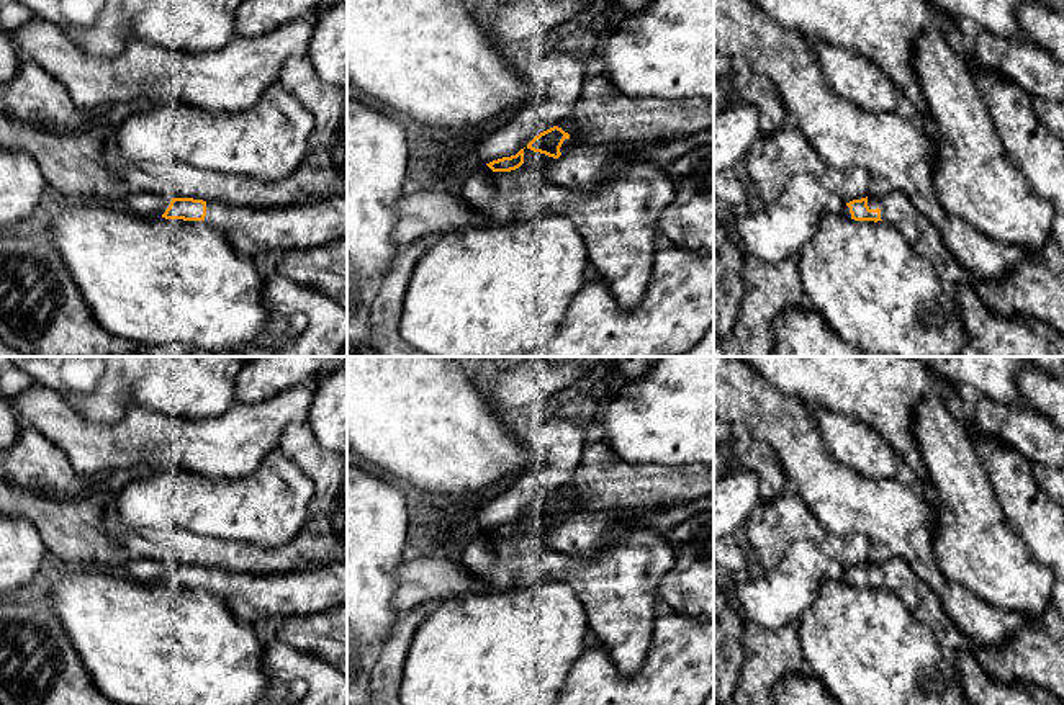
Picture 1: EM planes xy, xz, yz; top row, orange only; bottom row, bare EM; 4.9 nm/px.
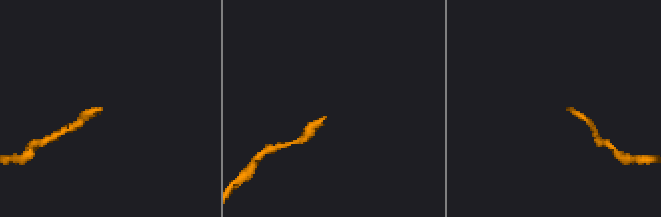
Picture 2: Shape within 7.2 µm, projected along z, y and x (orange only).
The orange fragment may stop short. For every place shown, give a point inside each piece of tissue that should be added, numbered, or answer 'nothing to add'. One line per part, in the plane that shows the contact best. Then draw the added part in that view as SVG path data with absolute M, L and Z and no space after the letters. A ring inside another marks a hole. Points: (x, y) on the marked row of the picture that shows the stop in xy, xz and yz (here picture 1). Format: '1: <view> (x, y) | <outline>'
1: yz (896, 208) | M892 191L882 198L868 196L869 209L881 209L881 219L899 229L908 242L917 231L918 211L912 201L900 191Z

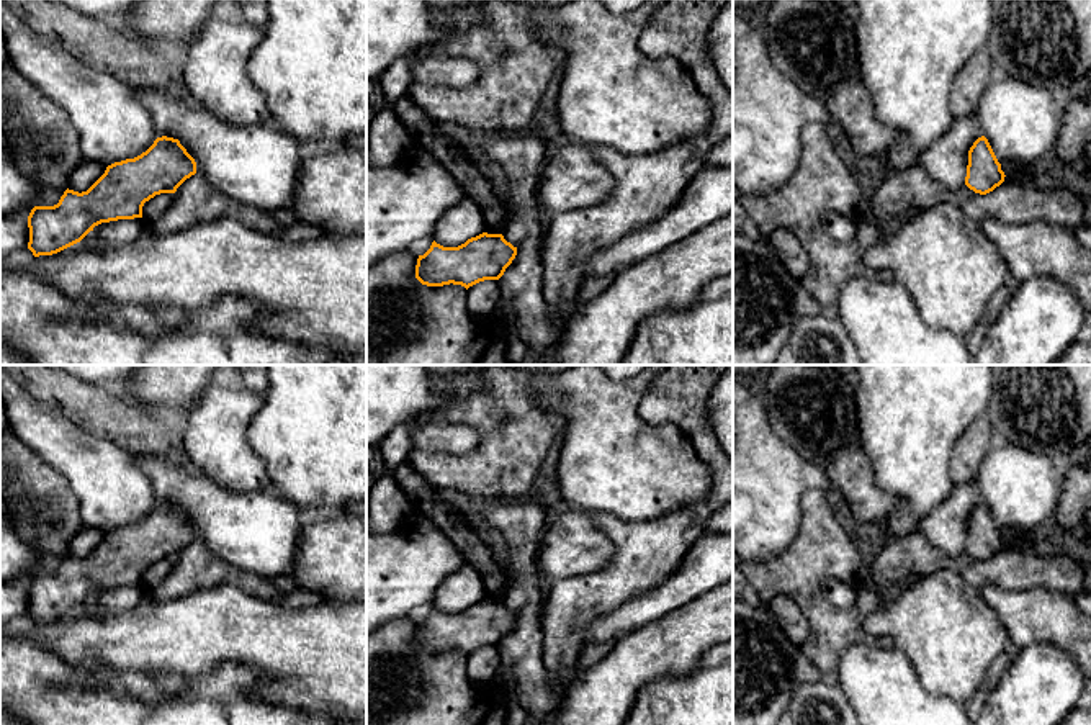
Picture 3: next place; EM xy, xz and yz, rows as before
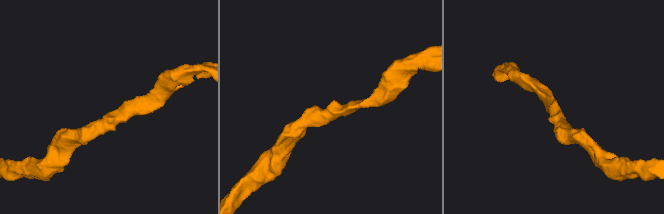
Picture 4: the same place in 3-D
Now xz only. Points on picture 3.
nothing to add

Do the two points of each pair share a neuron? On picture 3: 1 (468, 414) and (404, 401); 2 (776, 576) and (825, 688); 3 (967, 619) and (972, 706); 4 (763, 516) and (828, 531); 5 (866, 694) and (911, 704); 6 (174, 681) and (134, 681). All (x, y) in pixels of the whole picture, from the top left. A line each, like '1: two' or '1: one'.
1: two
2: two
3: two
4: two
5: one
6: one

